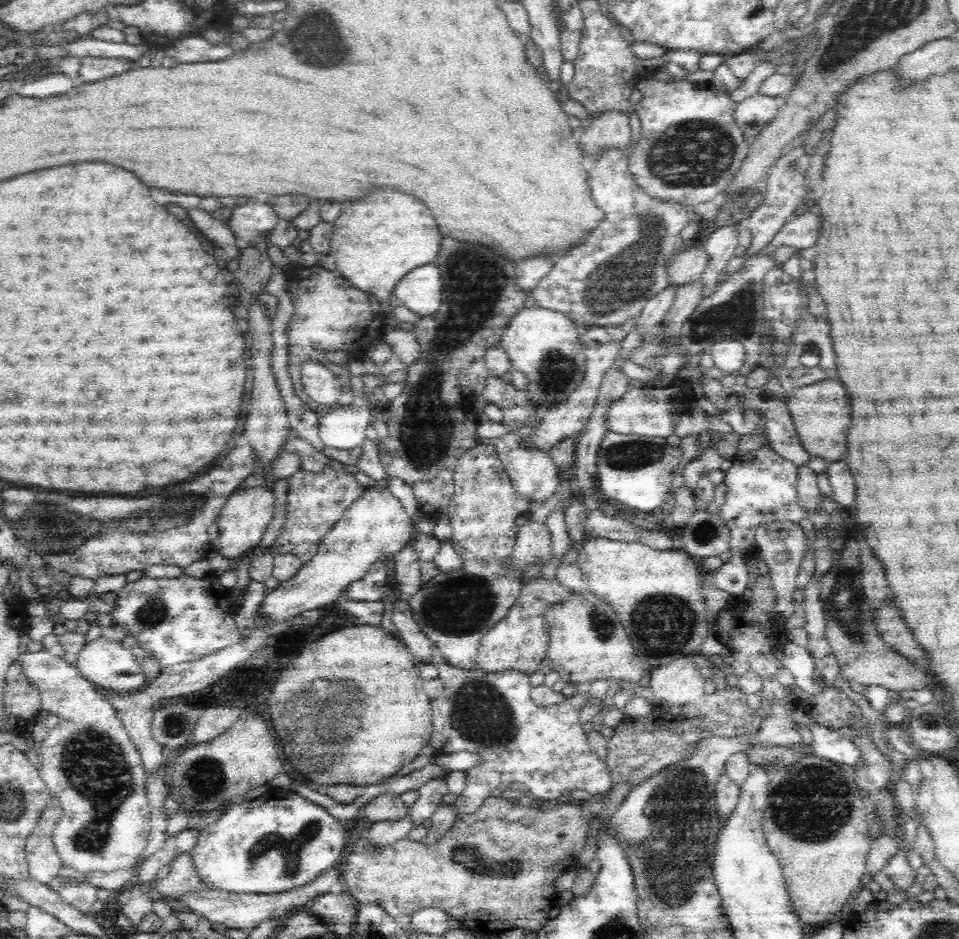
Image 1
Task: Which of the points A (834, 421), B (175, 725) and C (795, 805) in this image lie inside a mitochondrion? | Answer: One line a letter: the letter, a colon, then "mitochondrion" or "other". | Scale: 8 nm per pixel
A: other
B: mitochondrion
C: mitochondrion

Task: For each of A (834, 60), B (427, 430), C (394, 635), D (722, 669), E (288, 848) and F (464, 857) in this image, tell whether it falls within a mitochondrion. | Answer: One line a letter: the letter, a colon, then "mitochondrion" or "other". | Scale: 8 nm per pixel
A: other
B: mitochondrion
C: other
D: other
E: mitochondrion
F: mitochondrion

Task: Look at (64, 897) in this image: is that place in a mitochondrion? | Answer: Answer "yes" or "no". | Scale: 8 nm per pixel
no

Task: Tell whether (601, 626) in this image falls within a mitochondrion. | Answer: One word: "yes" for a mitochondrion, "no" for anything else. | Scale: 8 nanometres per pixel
yes

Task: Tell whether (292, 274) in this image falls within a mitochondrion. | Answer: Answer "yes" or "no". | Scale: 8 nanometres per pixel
no

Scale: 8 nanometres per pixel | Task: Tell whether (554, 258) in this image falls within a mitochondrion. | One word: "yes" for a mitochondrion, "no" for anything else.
no

